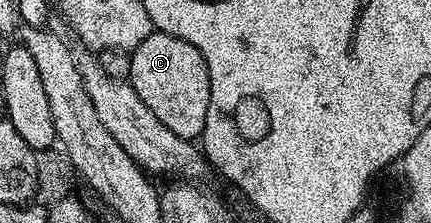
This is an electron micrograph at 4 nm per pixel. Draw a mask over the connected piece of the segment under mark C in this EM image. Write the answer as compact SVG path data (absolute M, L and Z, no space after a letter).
M155 32L130 54L130 87L148 104L148 109L176 136L201 139L210 103L210 77L204 56L188 40Z

